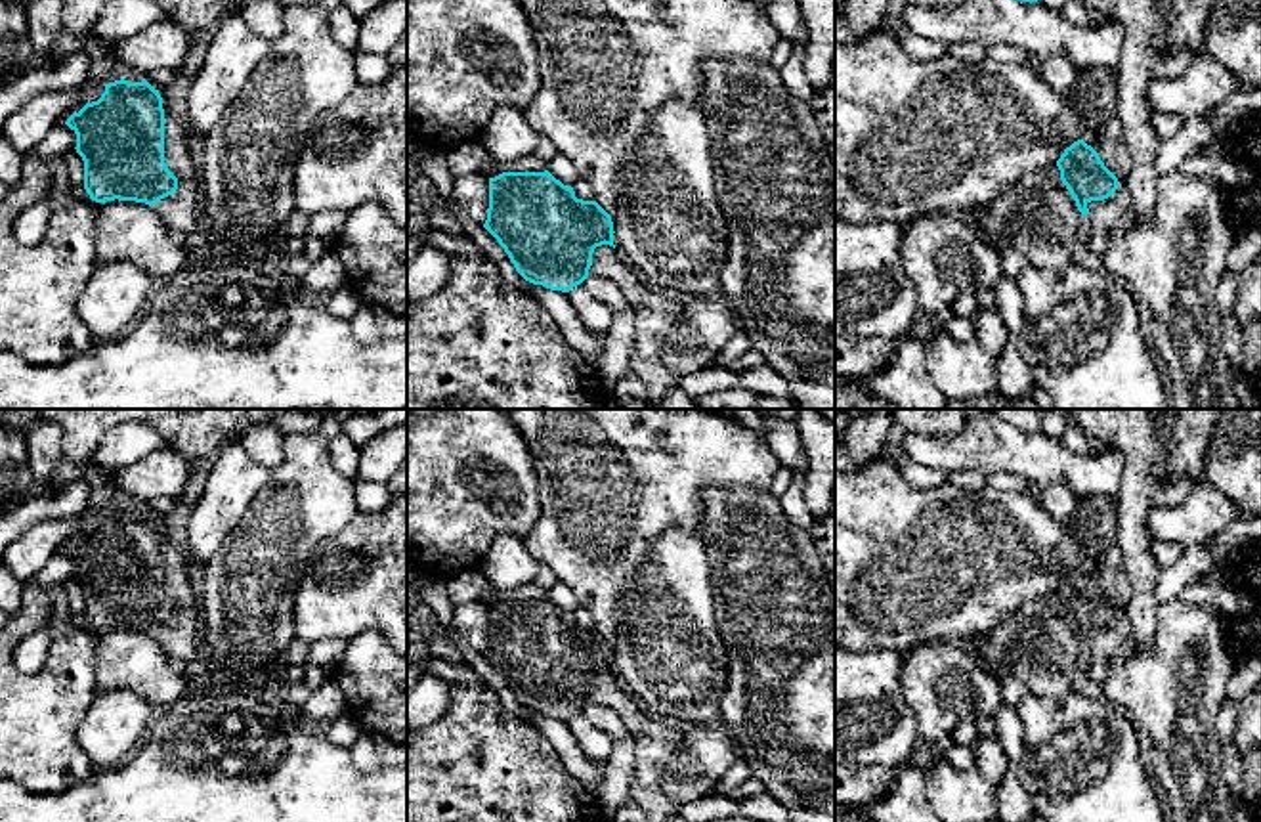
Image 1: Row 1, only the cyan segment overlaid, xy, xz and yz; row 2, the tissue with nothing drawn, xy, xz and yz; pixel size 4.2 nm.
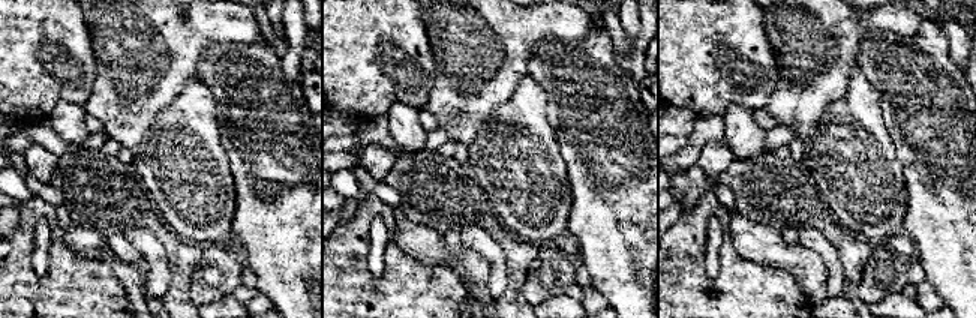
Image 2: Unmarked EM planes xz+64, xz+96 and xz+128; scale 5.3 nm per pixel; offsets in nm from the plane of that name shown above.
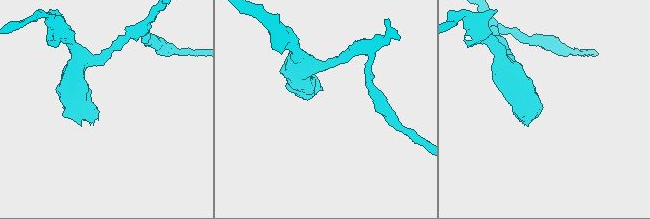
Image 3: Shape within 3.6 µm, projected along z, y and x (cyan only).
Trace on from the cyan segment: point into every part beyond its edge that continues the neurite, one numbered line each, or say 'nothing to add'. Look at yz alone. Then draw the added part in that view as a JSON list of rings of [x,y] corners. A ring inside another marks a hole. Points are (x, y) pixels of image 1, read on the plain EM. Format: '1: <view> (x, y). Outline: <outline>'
1: yz (1105, 562). Outline: [[[1089,539],[1087,558],[1079,568],[1083,568],[1099,581],[1104,595],[1120,610],[1118,617],[1108,627],[1087,631],[1087,663],[1110,663],[1112,660],[1116,660],[1123,642],[1133,633],[1131,617],[1127,612],[1133,585],[1125,568],[1125,560],[1116,543]]]

